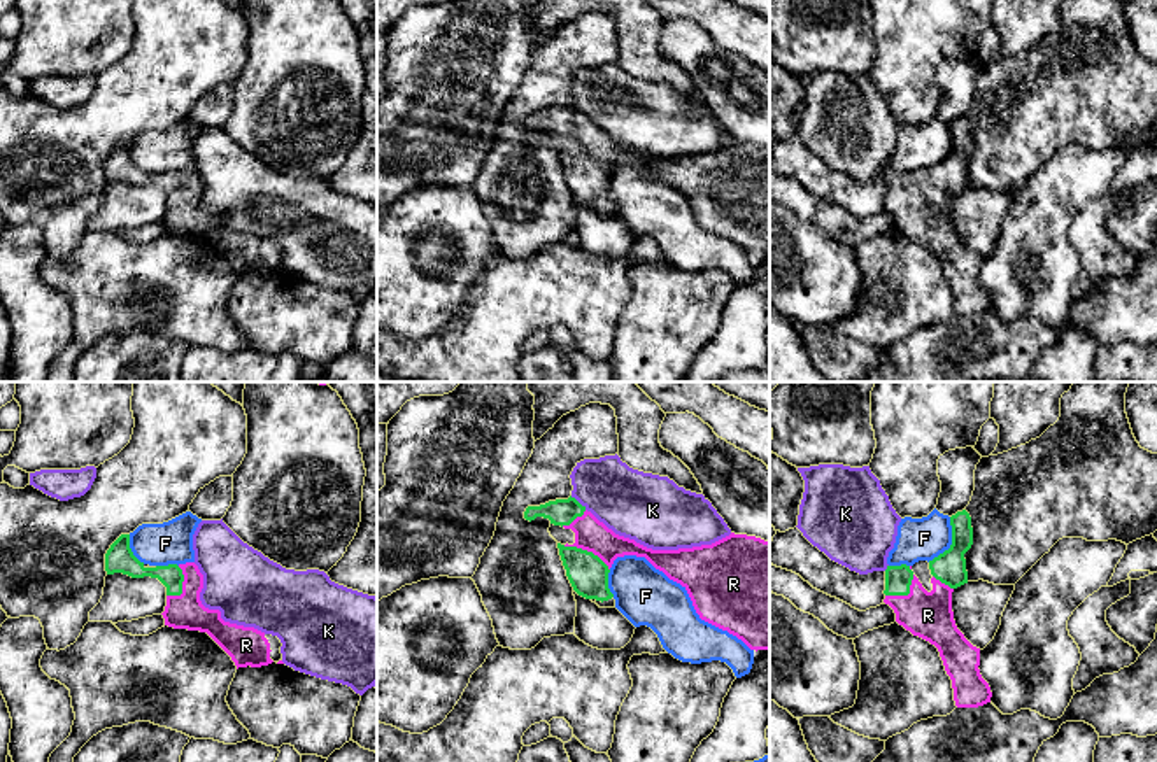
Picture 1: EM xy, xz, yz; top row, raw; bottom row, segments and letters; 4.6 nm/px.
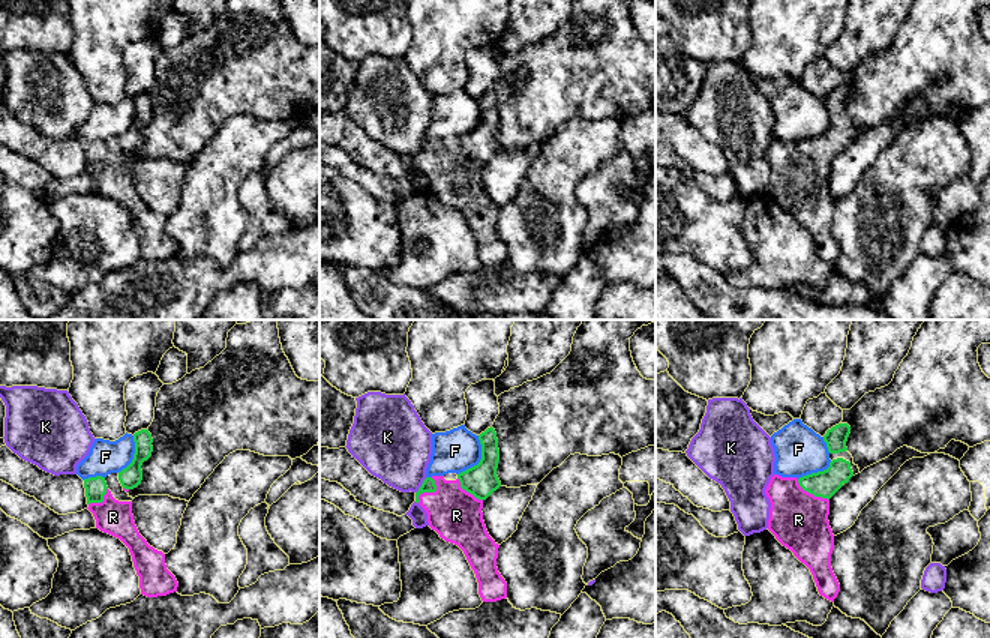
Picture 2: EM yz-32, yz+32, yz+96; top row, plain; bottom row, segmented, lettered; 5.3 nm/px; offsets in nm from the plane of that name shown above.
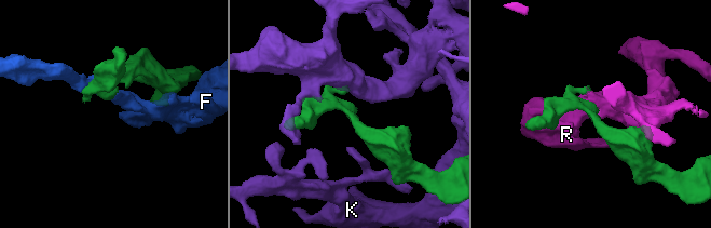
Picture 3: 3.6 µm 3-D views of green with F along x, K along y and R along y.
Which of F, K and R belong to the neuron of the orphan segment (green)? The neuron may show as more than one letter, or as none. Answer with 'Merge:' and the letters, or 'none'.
Merge: R

